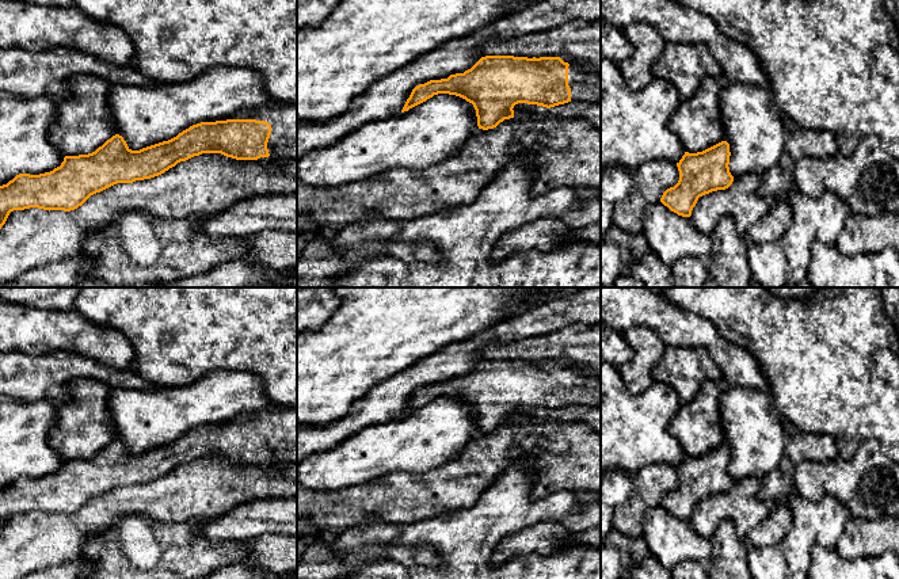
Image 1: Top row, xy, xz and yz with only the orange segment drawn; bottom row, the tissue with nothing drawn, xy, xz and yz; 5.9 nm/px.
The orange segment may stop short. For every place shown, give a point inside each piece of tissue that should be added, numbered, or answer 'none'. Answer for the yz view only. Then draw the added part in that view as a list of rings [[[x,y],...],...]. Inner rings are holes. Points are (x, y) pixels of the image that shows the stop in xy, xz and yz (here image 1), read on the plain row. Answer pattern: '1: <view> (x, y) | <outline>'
none

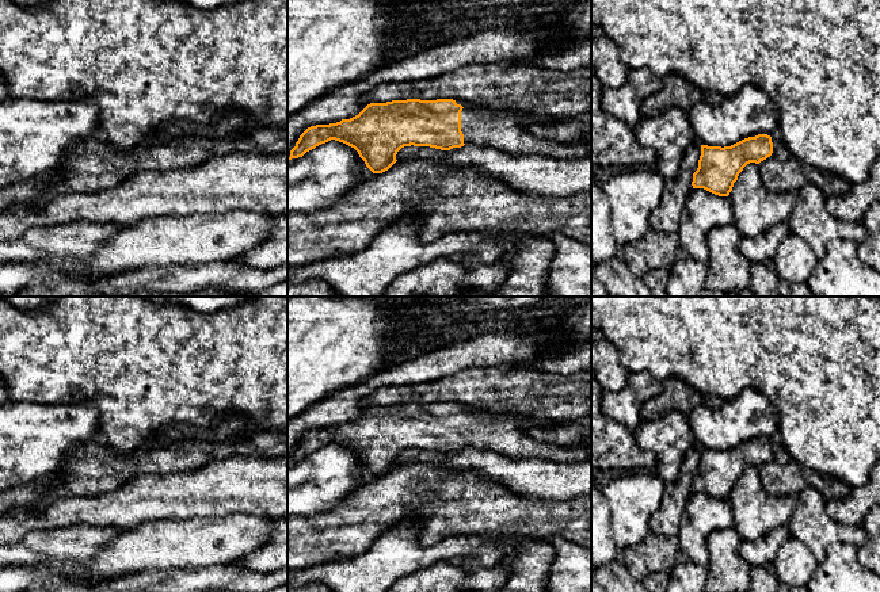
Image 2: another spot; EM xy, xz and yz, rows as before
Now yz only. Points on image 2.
none

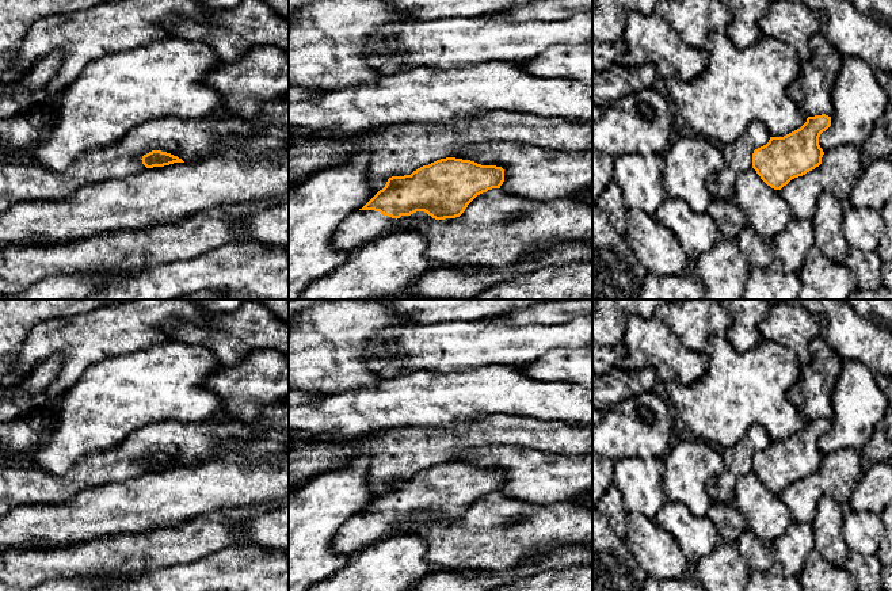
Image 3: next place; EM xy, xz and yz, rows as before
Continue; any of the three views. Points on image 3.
1: xz (362, 530) | [[[357,514],[339,527],[332,550],[352,554],[393,534],[397,534],[396,522],[374,514]]]

